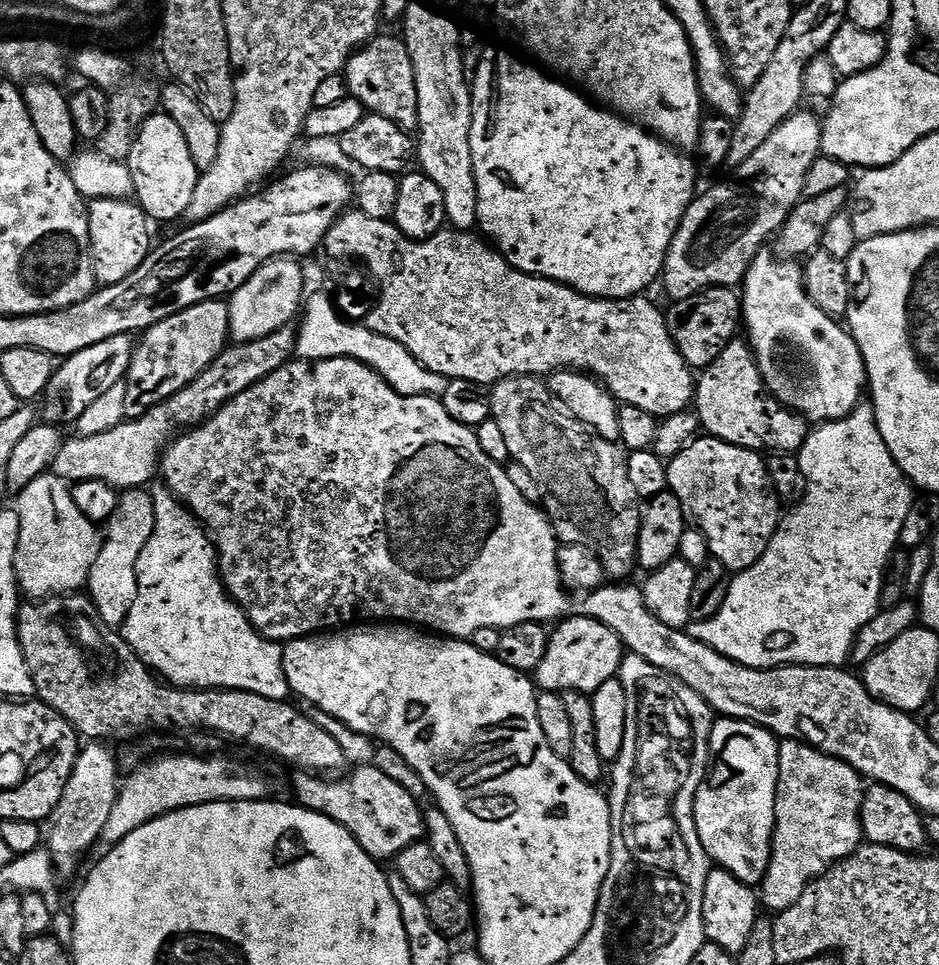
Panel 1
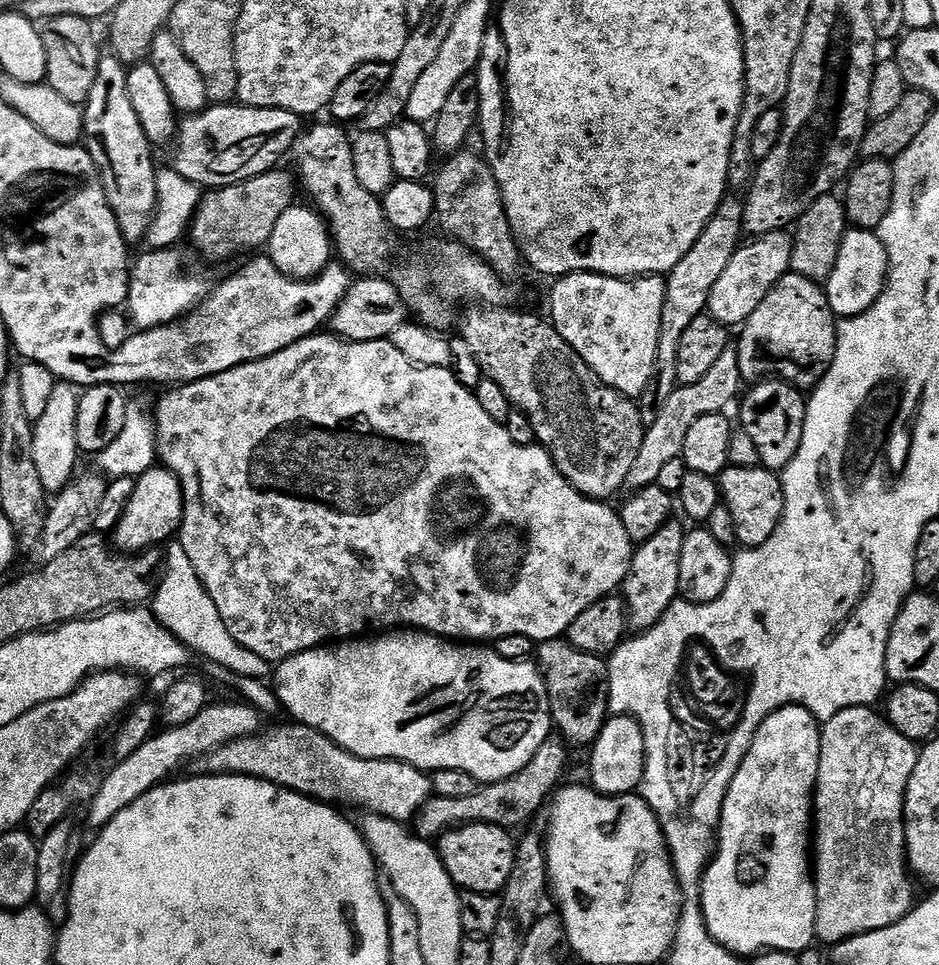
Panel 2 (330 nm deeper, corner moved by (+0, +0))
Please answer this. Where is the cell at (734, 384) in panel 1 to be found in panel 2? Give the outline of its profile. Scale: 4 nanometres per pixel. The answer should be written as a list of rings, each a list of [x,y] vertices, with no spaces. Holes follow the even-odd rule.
[[[788,271],[781,280],[770,290],[770,294],[766,294],[766,298],[762,298],[762,306],[758,306],[758,310],[754,310],[754,314],[750,314],[750,318],[744,321],[742,327],[739,329],[740,341],[734,344],[736,353],[738,354],[738,366],[740,367],[741,377],[745,381],[755,382],[765,378],[779,378],[787,380],[788,383],[793,384],[795,388],[801,390],[811,390],[820,383],[820,379],[826,374],[826,370],[830,366],[830,362],[834,358],[836,353],[836,326],[838,323],[838,317],[835,312],[832,311],[830,302],[828,301],[827,291],[817,281],[806,278],[805,276],[799,276],[797,272]]]

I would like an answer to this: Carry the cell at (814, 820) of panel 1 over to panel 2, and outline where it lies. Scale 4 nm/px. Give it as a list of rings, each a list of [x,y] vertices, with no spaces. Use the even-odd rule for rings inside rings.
[[[871,707],[847,708],[834,718],[823,721],[820,733],[820,757],[818,758],[818,778],[816,779],[816,791],[814,793],[814,879],[816,882],[816,940],[821,945],[831,946],[841,944],[843,940],[849,940],[855,936],[861,936],[874,930],[882,930],[911,912],[917,903],[918,895],[912,889],[914,883],[908,866],[908,852],[904,849],[904,795],[910,782],[910,774],[914,774],[917,745],[910,738],[898,734],[894,726],[889,724],[883,715],[880,716]]]

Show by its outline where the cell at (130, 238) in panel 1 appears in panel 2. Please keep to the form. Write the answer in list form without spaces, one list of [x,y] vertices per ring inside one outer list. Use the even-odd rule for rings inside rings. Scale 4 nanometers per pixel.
[[[111,54],[101,55],[98,62],[98,72],[94,78],[94,86],[90,89],[90,98],[82,107],[84,110],[84,134],[86,147],[94,158],[100,171],[100,177],[106,190],[106,198],[116,215],[118,226],[122,230],[124,239],[129,245],[136,246],[141,243],[142,237],[148,231],[148,225],[156,214],[156,173],[158,165],[152,161],[154,145],[148,139],[142,122],[138,122],[138,114],[134,114],[134,105],[130,103],[130,90],[128,89],[129,69],[118,57]]]

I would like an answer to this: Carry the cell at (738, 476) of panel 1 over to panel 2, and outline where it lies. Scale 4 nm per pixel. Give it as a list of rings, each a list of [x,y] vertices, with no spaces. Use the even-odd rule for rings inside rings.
[[[729,466],[720,473],[718,485],[723,507],[728,508],[734,518],[737,541],[744,548],[756,548],[766,543],[770,534],[774,534],[784,513],[784,486],[781,477],[763,466],[755,468]]]

